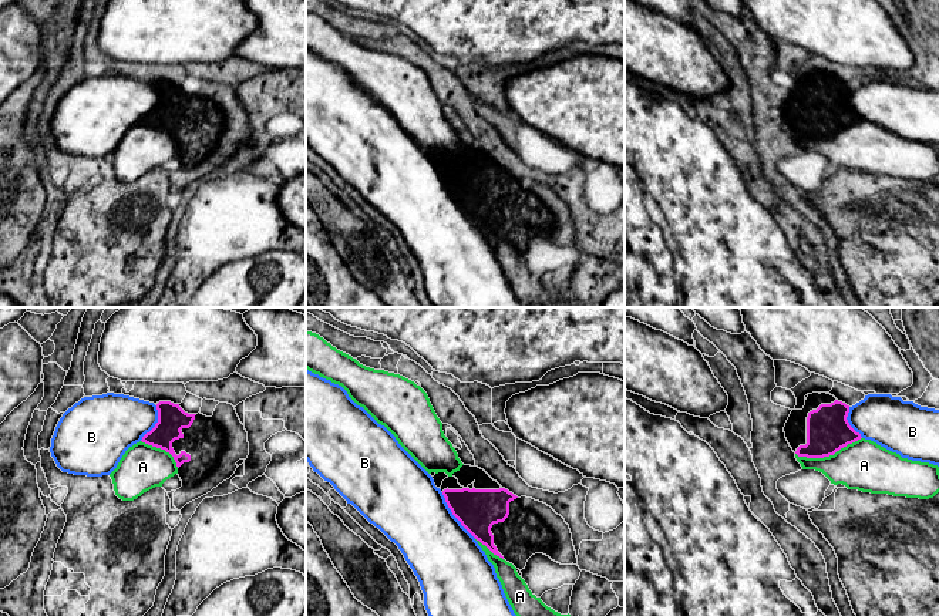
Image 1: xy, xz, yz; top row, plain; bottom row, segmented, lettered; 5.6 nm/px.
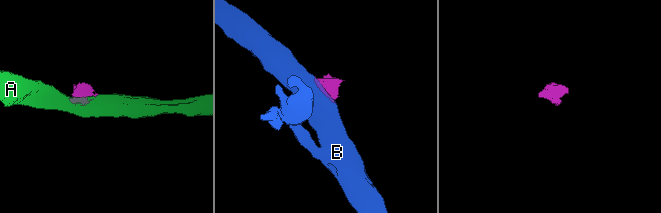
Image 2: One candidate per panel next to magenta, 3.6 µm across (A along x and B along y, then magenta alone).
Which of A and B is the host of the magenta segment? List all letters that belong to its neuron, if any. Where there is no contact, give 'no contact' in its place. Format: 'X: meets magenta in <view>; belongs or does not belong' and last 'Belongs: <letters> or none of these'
A: meets magenta in yz; does not belong
B: meets magenta in xz; does not belong
Belongs: none of these

